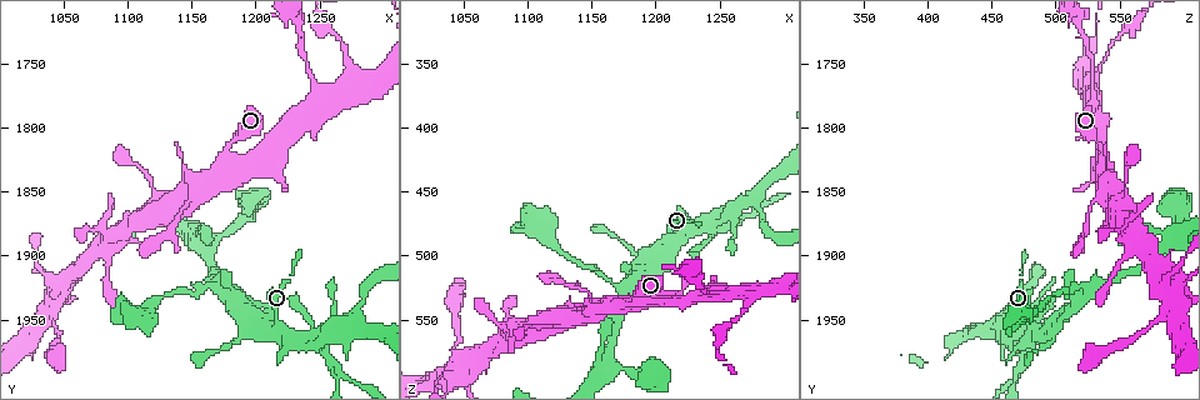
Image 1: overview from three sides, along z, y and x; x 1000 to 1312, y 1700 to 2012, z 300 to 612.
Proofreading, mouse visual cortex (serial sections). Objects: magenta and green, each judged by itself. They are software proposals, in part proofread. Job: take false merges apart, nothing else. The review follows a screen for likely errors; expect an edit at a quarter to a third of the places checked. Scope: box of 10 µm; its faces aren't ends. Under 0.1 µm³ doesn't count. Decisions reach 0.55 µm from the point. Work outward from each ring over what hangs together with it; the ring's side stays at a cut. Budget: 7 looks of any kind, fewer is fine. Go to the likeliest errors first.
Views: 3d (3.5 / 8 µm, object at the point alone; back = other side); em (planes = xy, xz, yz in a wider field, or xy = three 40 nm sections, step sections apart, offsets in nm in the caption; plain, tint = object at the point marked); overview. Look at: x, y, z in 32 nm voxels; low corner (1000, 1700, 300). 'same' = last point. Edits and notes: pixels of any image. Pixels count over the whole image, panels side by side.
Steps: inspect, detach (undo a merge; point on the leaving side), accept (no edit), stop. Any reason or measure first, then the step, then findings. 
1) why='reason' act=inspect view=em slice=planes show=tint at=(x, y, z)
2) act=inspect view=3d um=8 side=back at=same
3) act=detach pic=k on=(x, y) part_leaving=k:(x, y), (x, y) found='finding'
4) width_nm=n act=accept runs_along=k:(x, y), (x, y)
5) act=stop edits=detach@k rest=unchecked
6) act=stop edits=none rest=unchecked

why='three arms meet' act=inspect view=3d um=3.5 at=(1270, 1954, 458)

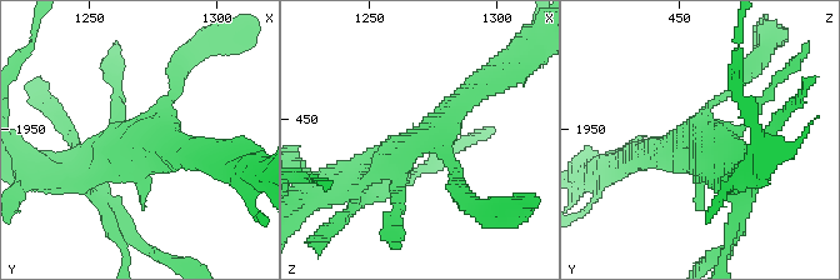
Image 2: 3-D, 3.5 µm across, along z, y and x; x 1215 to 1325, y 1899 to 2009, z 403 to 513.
act=inspect view=em slice=xy step=1 show=tint at=(1270, 1953, 458)

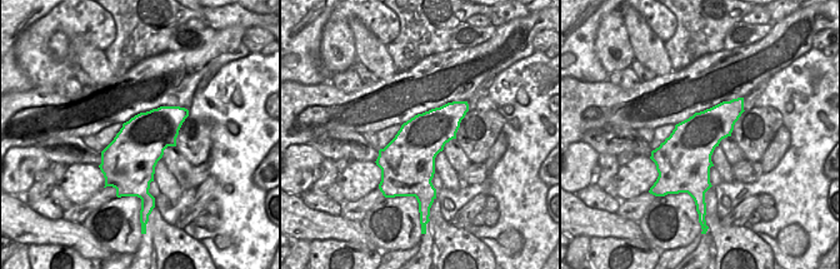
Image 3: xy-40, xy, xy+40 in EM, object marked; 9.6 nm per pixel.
act=accept runs_along=2:(356, 181), (399, 156), (483, 89) found='all the same cell'

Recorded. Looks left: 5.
why='thin neck' act=inspect view=3d um=3.5 at=(1270, 1740, 542)

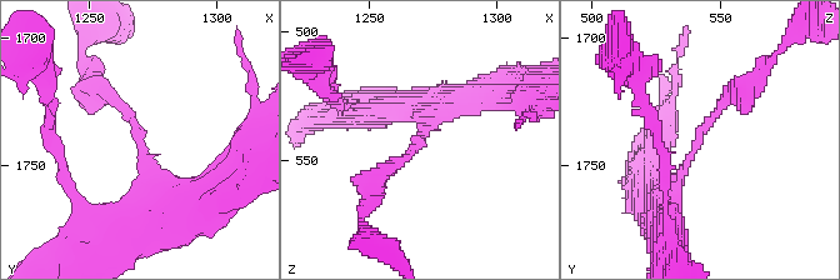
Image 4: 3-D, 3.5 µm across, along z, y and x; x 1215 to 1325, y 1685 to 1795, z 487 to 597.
act=inspect view=em slice=xy step=1 show=tint at=(1269, 1742, 542)

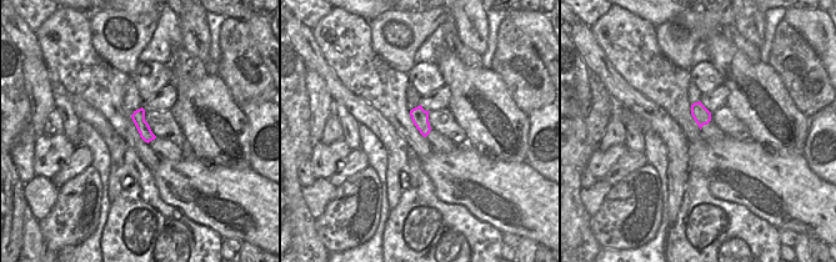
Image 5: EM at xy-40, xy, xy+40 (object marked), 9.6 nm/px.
arm_widths_nm=200,200 act=accept runs_along=4:(668, 211), (699, 135), (741, 89) found='all the same cell'

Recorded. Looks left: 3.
why='branch point' act=inspect view=3d um=3.5 at=(1176, 1928, 524)

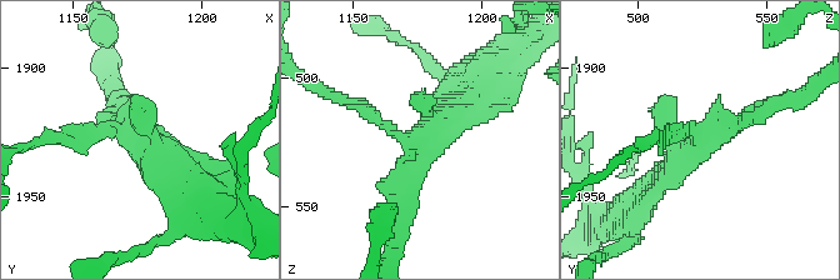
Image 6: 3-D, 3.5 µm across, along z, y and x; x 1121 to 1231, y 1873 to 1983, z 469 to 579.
act=inspect view=em slice=planes show=tint at=(1174, 1925, 527)

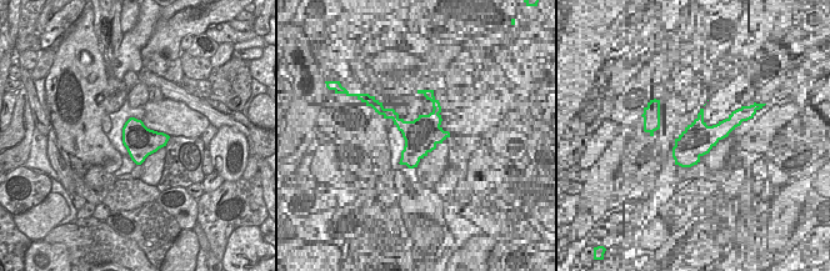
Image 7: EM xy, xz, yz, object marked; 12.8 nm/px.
act=accept runs_along=6:(659, 176), (700, 138), (778, 103) found='all the same cell'

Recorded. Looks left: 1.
act=stop edits=none rest=unchecked

